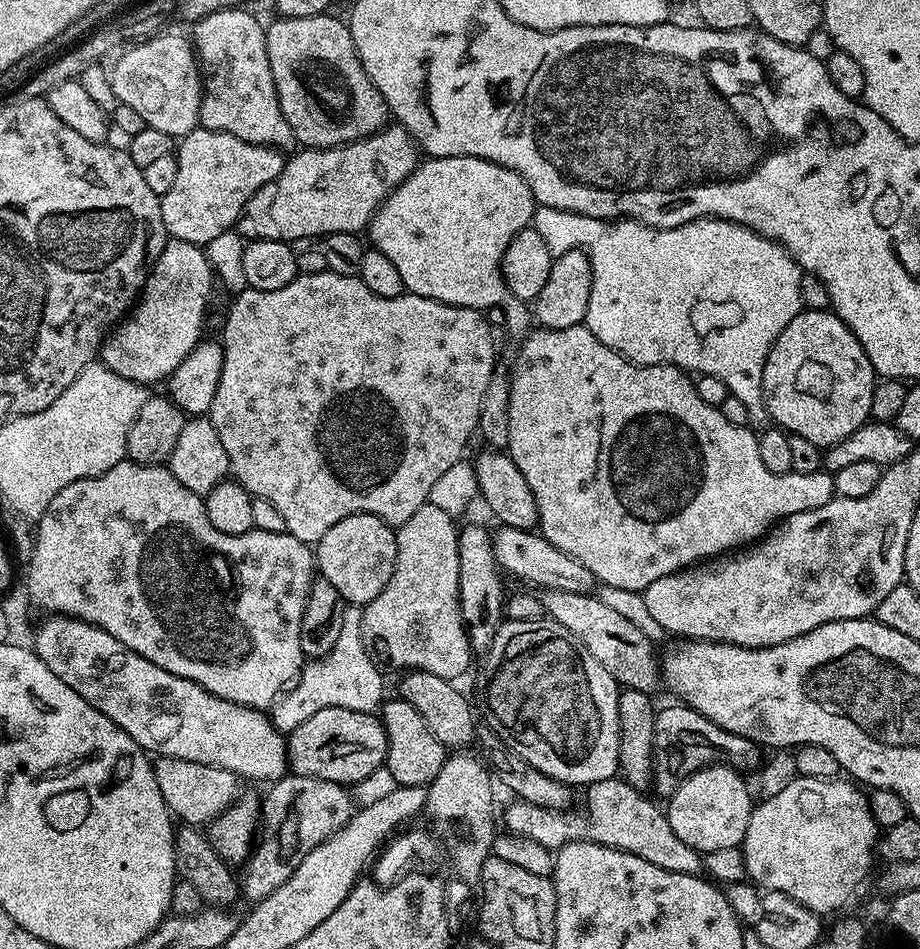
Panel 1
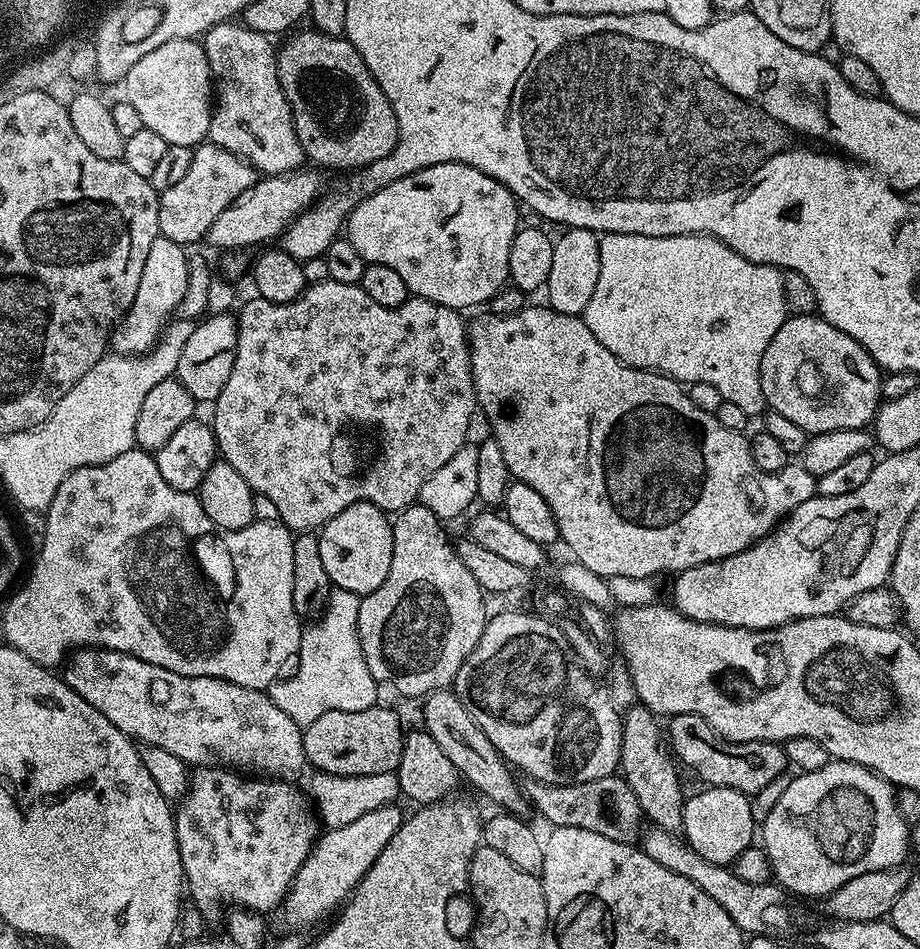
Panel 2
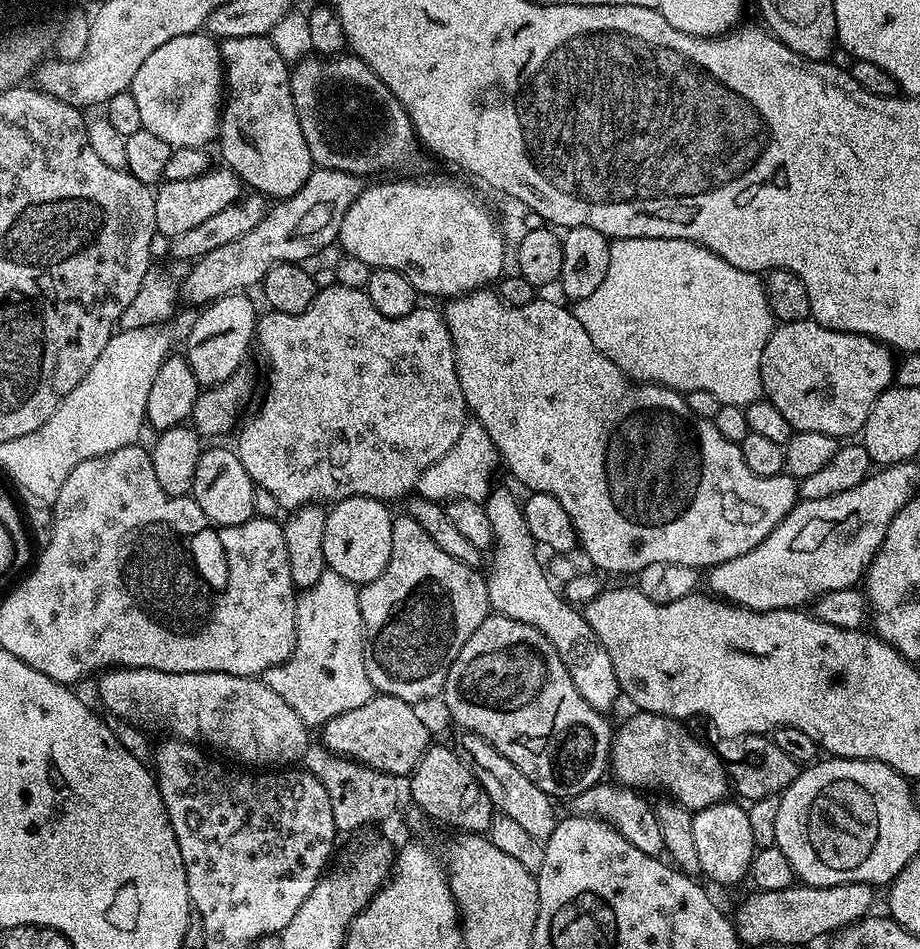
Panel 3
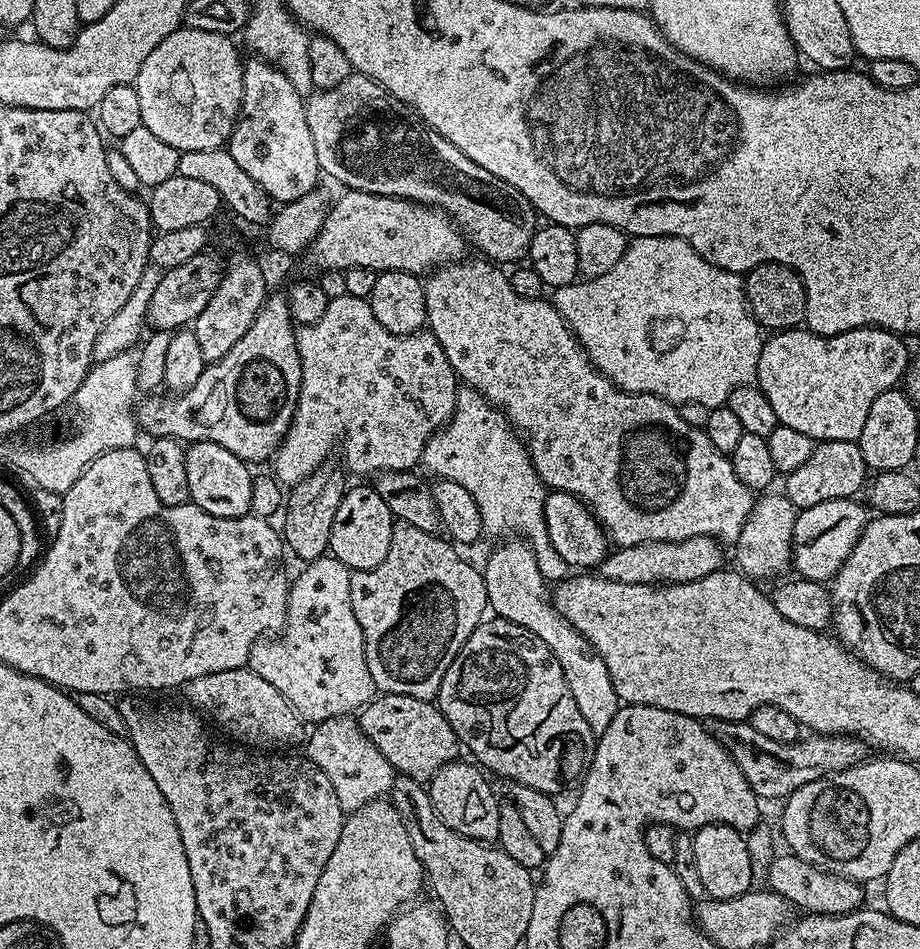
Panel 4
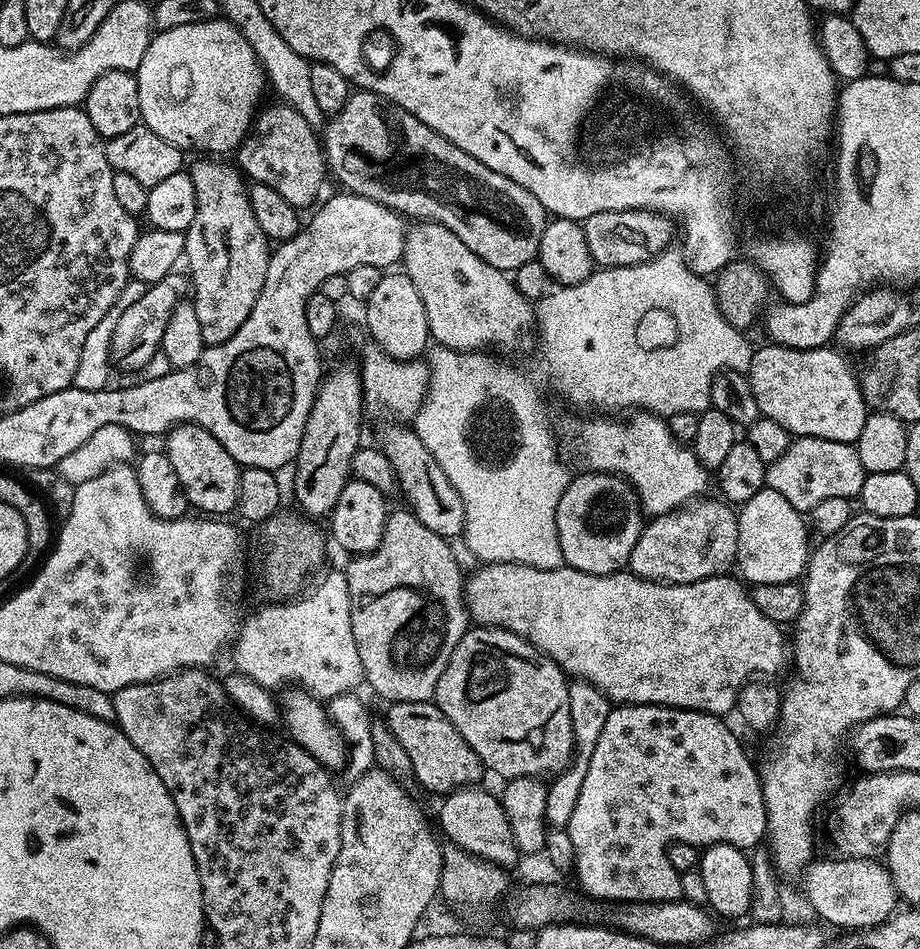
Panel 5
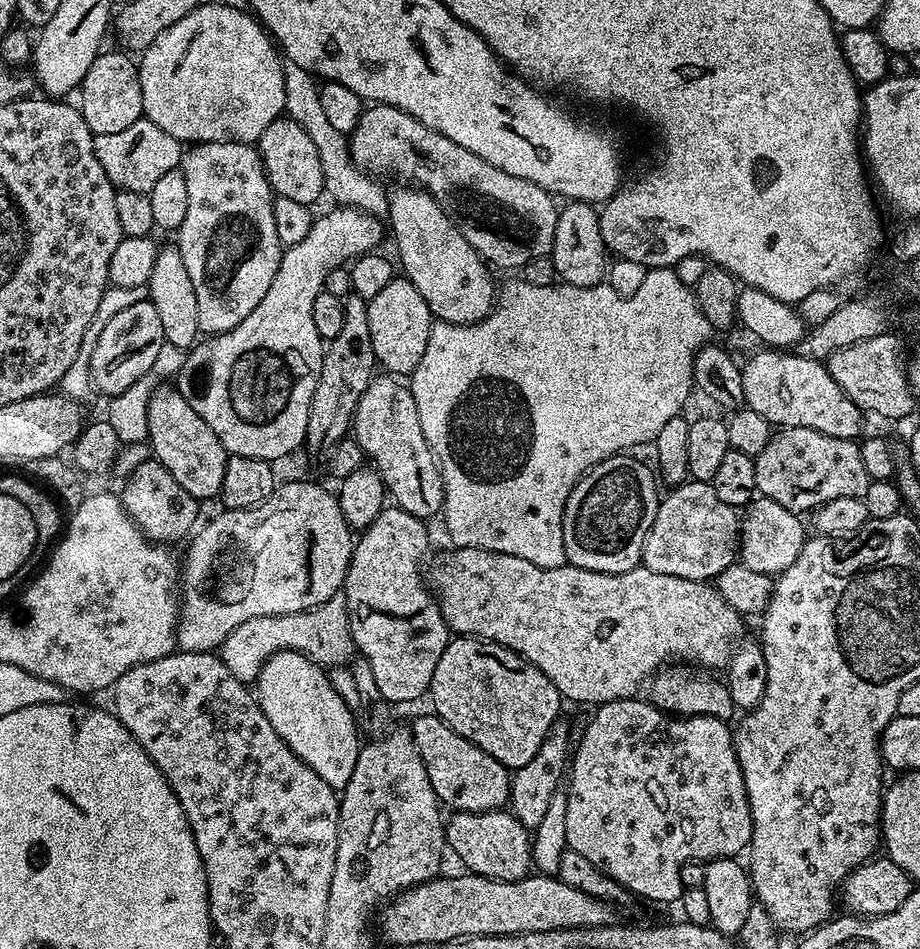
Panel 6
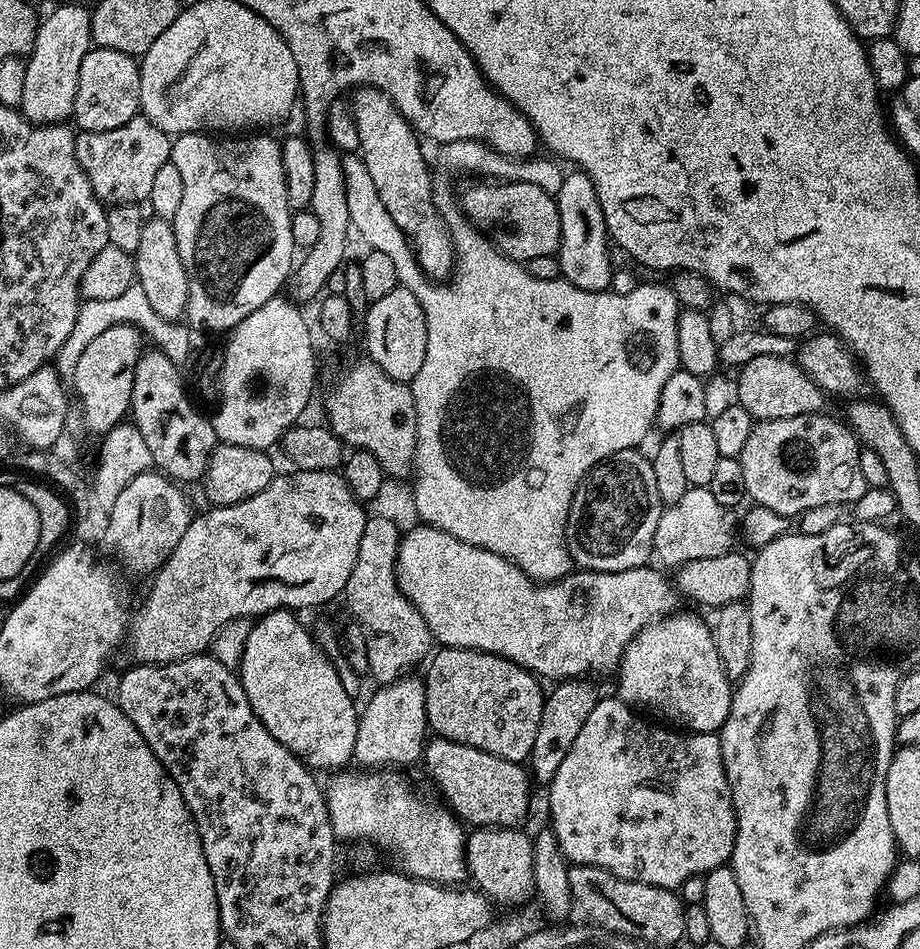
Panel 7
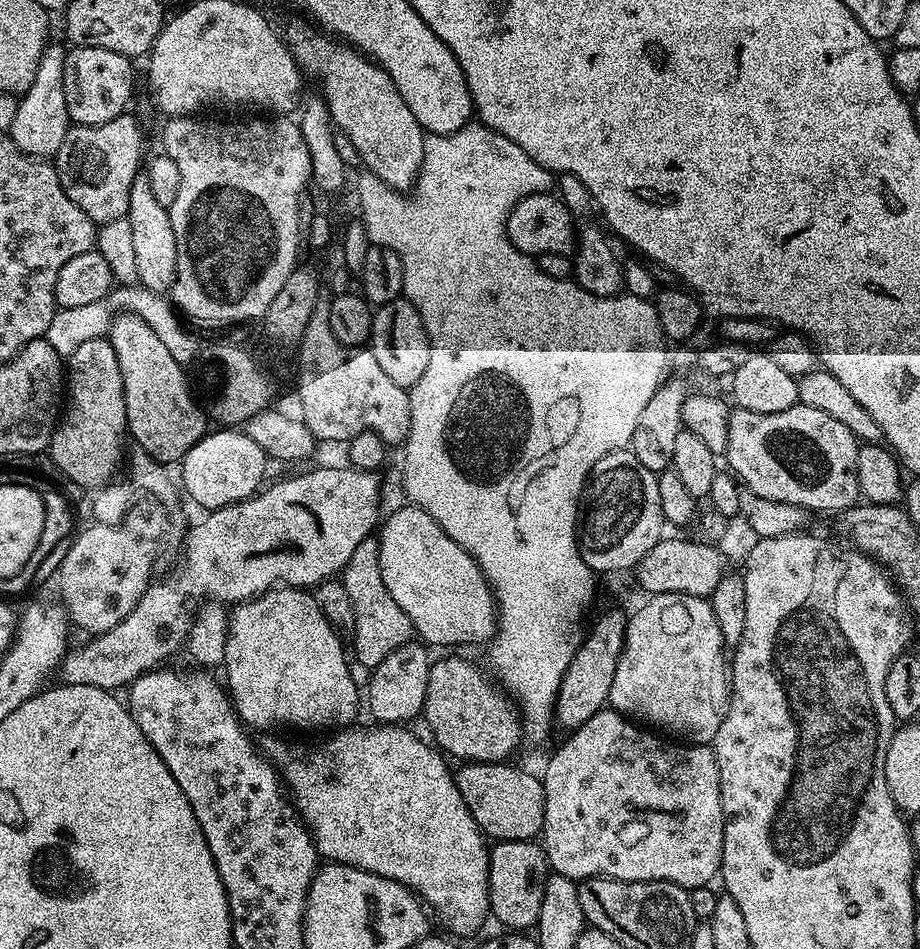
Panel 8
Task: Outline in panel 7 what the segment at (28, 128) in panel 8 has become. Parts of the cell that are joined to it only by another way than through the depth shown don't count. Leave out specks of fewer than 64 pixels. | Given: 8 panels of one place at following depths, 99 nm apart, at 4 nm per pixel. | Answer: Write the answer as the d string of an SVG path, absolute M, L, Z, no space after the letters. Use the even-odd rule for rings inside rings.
M64 4L39 21L32 51L26 57L26 83L19 111L32 124L63 124L73 119L78 69L92 43L92 13L80 4Z

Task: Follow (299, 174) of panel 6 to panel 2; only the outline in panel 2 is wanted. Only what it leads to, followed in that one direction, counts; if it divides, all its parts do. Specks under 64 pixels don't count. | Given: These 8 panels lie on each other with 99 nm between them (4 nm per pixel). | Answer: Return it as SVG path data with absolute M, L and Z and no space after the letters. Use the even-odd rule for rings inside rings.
M225 22L205 32L202 43L214 85L208 140L233 152L264 176L286 176L297 171L306 157L294 130L292 107L286 102L278 78L278 52L272 49L273 41L258 30Z

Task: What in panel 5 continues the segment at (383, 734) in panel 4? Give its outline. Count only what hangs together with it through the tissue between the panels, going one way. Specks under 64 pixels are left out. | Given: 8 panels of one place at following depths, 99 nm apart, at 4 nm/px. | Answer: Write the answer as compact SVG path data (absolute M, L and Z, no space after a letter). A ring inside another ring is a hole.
M397 700L387 705L388 728L398 738L402 750L410 758L410 766L415 783L420 783L428 792L447 794L455 792L458 788L467 788L481 783L480 775L485 775L484 764L470 750L466 738L454 730L450 718L442 714L442 710L435 704L423 700L422 702L402 702Z

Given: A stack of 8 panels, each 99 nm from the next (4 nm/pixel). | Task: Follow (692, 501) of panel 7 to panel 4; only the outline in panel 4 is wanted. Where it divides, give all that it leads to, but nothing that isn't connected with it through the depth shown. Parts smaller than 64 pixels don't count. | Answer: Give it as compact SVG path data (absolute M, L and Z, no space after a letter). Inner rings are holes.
M695 536L677 543L650 543L615 549L598 566L598 574L624 585L685 584L719 571L722 567L723 545L711 536Z

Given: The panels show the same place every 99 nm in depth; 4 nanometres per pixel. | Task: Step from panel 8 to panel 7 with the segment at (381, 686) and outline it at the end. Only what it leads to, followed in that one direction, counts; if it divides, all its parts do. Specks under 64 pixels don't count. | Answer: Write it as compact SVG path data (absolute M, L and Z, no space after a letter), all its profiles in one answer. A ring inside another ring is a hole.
M419 675L404 676L385 688L380 688L368 700L358 716L358 734L352 751L355 763L368 770L384 770L389 766L421 763L426 735L429 731L426 718L426 694Z

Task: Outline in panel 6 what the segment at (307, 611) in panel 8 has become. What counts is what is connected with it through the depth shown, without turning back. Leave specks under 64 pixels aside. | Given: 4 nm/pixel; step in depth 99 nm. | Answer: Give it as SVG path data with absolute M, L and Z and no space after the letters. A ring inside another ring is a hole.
M275 652L261 666L254 681L254 692L262 714L274 726L274 734L294 750L322 782L343 790L354 774L362 736L356 727L353 709L348 708L340 694L331 686L329 673L301 652Z

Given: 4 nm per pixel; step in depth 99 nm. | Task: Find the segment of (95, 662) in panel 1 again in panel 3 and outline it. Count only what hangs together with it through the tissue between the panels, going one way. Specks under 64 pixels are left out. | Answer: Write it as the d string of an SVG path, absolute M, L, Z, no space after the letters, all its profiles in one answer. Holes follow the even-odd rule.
M109 668L99 673L97 680L100 681L96 684L96 692L100 695L101 702L104 703L105 713L117 716L125 724L135 724L136 727L145 729L152 734L168 732L164 734L177 740L203 742L209 749L217 748L218 751L225 752L226 755L233 756L236 760L241 760L244 763L241 765L244 766L255 766L260 770L267 769L269 766L292 766L295 765L292 764L295 760L296 763L303 761L304 755L310 747L309 725L304 724L302 718L298 718L298 714L294 714L294 710L290 710L290 706L286 706L286 702L282 702L282 698L278 698L278 694L274 694L274 690L270 690L270 686L264 684L263 679L255 676L235 676L221 672L163 672L149 668Z

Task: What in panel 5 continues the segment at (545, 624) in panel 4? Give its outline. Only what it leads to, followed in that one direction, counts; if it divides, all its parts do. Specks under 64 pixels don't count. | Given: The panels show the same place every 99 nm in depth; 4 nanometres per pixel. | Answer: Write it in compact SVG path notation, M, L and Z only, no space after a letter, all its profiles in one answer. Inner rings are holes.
M587 682L569 683L570 718L574 730L572 761L566 770L551 777L546 794L546 814L549 825L553 828L567 829L570 814L574 814L574 806L578 803L582 791L582 782L586 782L586 770L590 770L590 758L594 758L594 746L598 746L598 738L602 735L602 726L606 726L606 718L610 711L610 701L598 689Z

